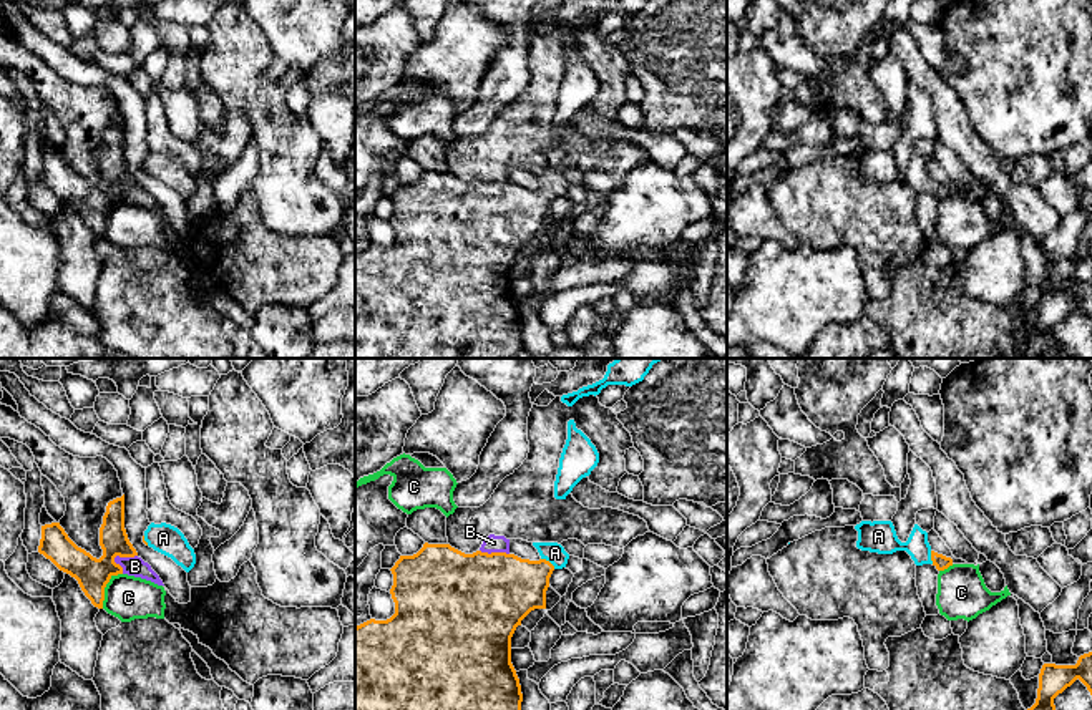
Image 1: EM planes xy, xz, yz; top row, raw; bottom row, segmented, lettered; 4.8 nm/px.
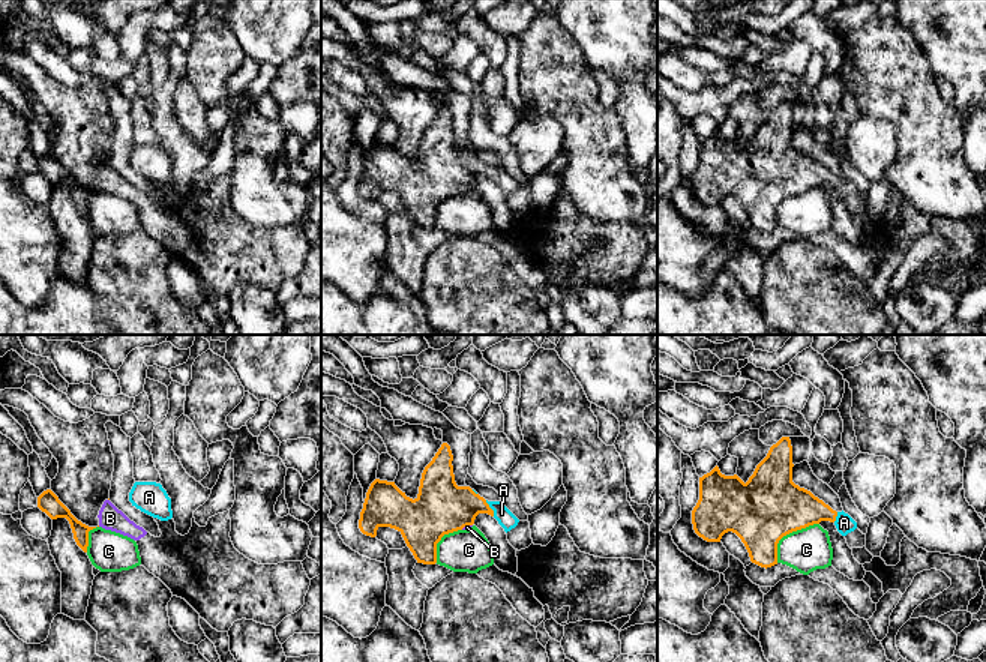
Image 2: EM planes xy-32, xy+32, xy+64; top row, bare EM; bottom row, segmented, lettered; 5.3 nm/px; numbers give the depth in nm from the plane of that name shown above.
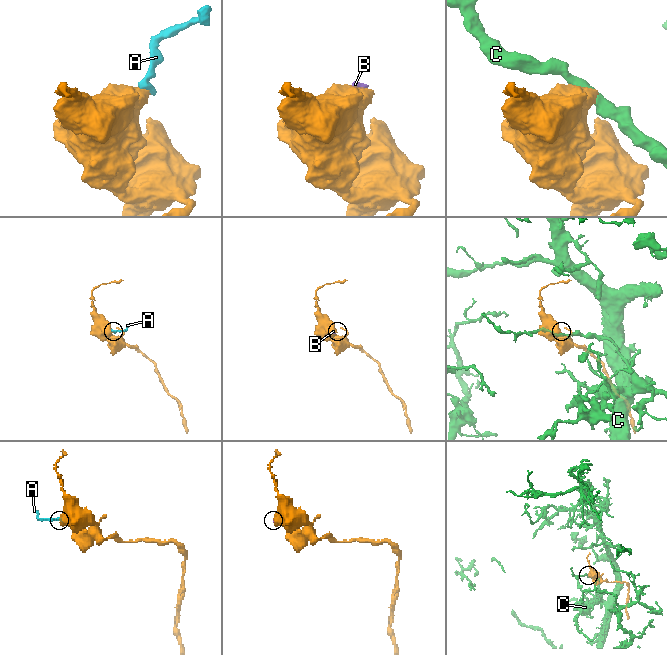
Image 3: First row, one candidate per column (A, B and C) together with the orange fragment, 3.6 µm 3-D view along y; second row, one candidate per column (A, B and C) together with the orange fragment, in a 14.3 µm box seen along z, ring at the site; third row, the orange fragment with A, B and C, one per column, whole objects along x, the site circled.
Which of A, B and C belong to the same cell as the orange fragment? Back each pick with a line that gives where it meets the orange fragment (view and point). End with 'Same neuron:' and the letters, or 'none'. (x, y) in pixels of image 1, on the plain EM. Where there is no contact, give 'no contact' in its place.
A: meets orange in xz at (548, 189)
Same neuron: A

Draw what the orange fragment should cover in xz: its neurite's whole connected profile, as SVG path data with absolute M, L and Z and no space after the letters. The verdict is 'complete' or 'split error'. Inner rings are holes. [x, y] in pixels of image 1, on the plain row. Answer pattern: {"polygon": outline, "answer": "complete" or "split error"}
{"polygon": "M428 171L413 184L400 184L390 197L395 242L355 255L355 358L514 358L523 350L511 265L531 239L546 237L549 206L569 187L558 171L533 174L539 189L506 181L465 182L450 173Z", "answer": "split error"}

